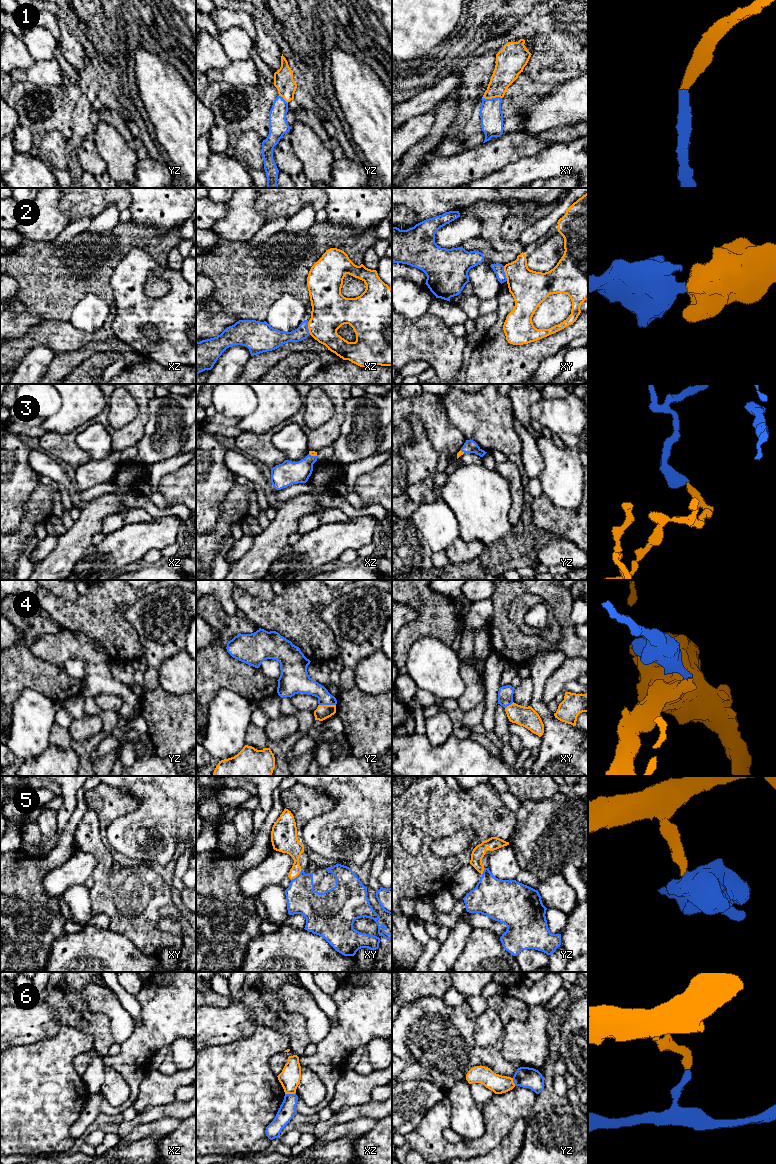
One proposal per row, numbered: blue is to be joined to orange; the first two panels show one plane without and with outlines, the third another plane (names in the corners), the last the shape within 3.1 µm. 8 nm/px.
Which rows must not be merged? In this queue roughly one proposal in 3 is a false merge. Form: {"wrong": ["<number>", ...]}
{"wrong": ["2", "6"]}

